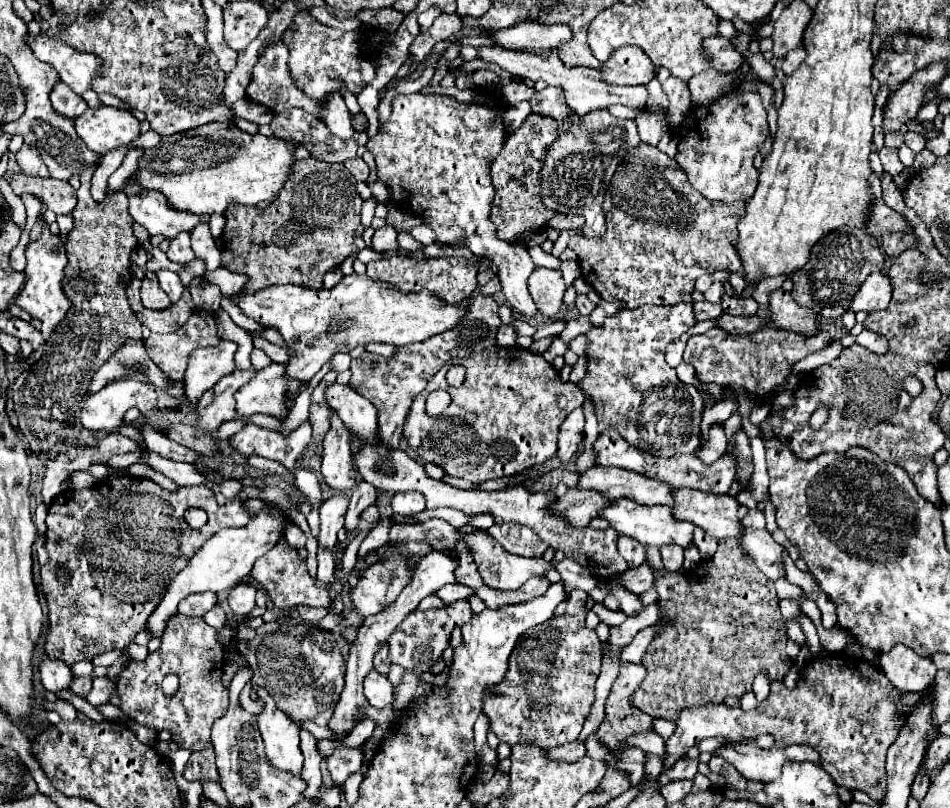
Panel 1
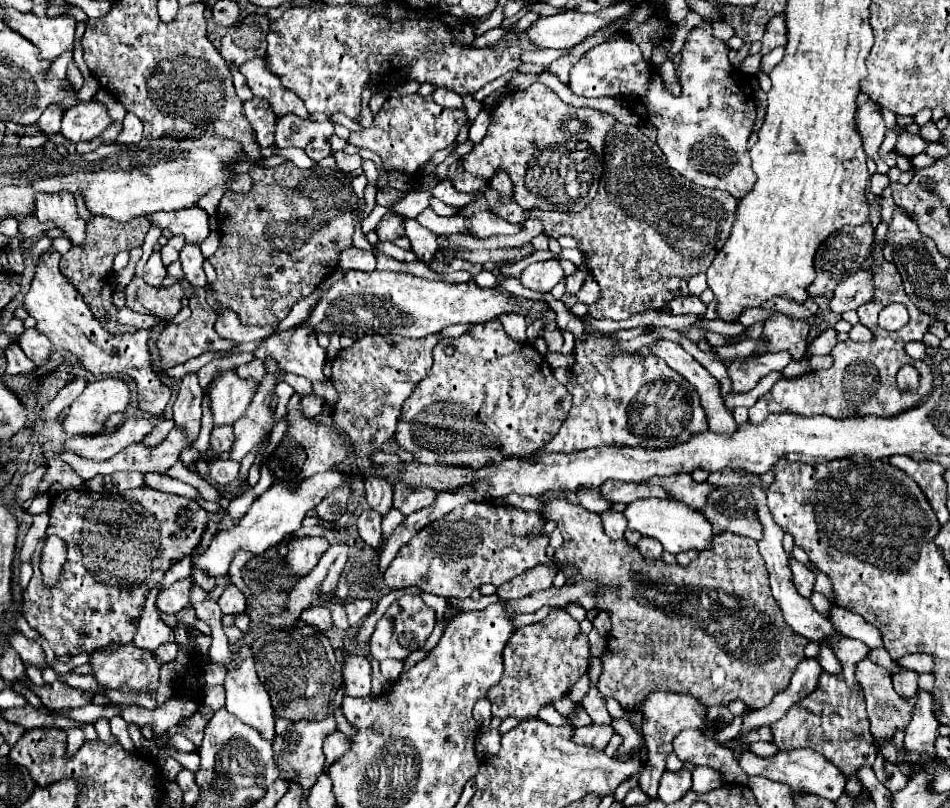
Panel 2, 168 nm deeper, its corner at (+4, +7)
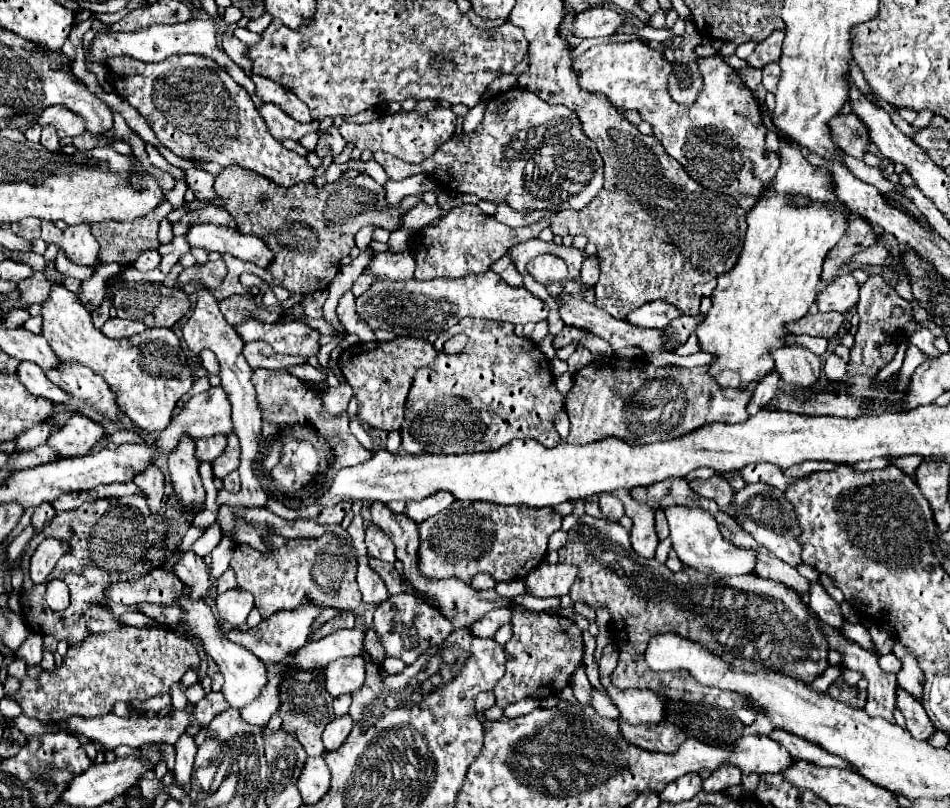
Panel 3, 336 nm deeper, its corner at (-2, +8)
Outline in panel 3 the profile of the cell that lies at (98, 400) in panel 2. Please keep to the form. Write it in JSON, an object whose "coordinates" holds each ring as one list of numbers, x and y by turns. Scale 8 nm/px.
{"coordinates":[[73,411,71,419,49,437,49,445,55,447,61,457,83,457,91,447,105,435,103,425,85,417,79,411]]}

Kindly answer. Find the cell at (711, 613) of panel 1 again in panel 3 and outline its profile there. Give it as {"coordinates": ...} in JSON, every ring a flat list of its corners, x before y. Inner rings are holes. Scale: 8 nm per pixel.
{"coordinates":[[579,517,577,525,569,531,567,545,559,549,559,563,567,563,579,569,575,583,571,585,569,597,573,601,585,601,591,609,607,607,611,613,617,637,615,649,619,653,619,663,615,671,611,673,611,683,617,689,651,689,651,691,663,691,665,697,673,701,683,703,709,703,719,705,725,709,739,709,747,707,755,711,755,705,743,697,741,693,721,691,721,689,709,689,707,685,701,685,693,677,689,679,671,679,665,681,663,673,651,671,645,661,645,649,651,637,657,633,679,633,683,639,695,641,707,651,713,651,717,657,721,657,731,667,743,669,743,671,771,671,781,673,791,679,811,683,817,675,821,675,827,669,827,641,823,639,821,631,817,631,817,617,805,607,805,603,779,581,759,577,755,573,749,575,737,575,737,577,719,577,719,575,705,575,695,569,683,569,681,573,673,573,667,565,659,563,657,559,645,559,631,547,629,533,619,523,607,523,605,519,595,517],[689,687,695,687,695,693,689,693]]}

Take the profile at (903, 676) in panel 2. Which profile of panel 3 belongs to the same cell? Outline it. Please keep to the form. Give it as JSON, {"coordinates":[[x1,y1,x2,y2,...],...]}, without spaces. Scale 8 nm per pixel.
{"coordinates":[[897,687,897,705,907,721,907,731,915,739,927,739,927,735,931,735,933,731,933,723,929,721,923,705,915,697,911,697,911,693,907,693,903,687]]}

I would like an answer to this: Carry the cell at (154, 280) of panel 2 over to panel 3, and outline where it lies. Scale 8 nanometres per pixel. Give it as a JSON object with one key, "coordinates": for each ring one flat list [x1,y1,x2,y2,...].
{"coordinates":[[147,249,147,251,143,251,143,255,139,255,139,259,133,263,133,267,143,271,143,273,147,273,151,269,157,269,159,263,161,263,159,251,157,249]]}

